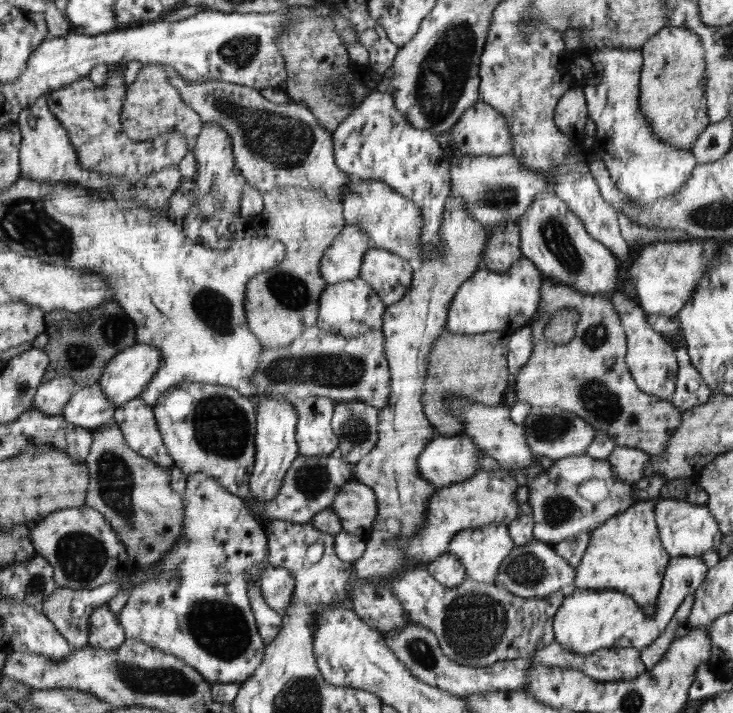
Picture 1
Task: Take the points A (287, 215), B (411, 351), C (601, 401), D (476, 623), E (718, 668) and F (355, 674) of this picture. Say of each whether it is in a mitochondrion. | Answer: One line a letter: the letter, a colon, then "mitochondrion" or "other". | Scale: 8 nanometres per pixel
A: other
B: other
C: mitochondrion
D: mitochondrion
E: other
F: other

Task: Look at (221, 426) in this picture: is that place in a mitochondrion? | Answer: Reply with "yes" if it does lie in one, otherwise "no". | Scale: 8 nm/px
yes

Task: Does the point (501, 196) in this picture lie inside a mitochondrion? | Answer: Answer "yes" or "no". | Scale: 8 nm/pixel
yes

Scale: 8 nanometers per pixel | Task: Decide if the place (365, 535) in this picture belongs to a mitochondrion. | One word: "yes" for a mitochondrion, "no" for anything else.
no

